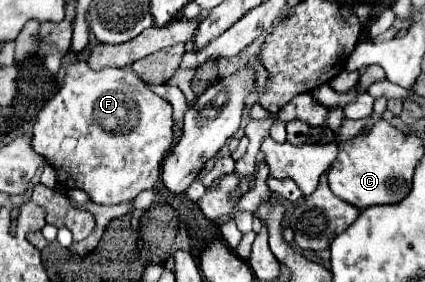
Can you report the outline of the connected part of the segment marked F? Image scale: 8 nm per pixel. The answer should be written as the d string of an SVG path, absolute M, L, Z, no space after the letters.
M73 60L71 64L67 64L67 76L65 76L65 84L63 88L43 106L43 110L37 114L37 120L33 124L33 150L37 154L41 154L43 158L47 158L47 162L55 168L59 182L65 188L79 188L83 192L89 194L91 200L107 200L107 204L123 204L123 202L131 202L141 190L151 190L155 186L155 182L161 176L161 162L163 158L169 154L171 146L173 146L173 118L171 118L171 104L167 100L163 100L161 96L153 94L147 84L133 74L133 70L129 66L125 68L103 68L103 70L91 70L87 62L83 60Z

